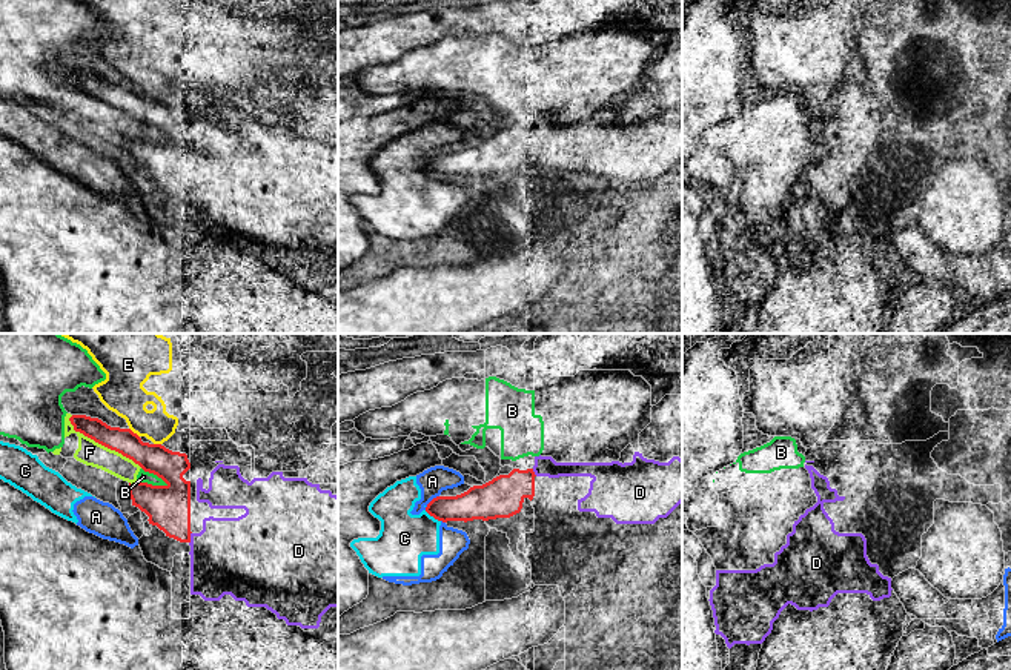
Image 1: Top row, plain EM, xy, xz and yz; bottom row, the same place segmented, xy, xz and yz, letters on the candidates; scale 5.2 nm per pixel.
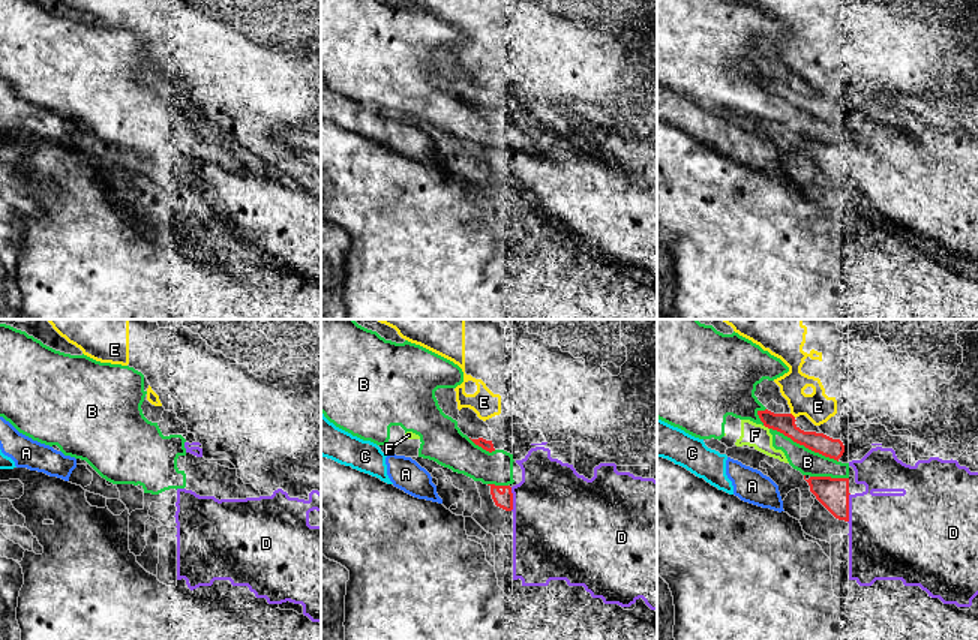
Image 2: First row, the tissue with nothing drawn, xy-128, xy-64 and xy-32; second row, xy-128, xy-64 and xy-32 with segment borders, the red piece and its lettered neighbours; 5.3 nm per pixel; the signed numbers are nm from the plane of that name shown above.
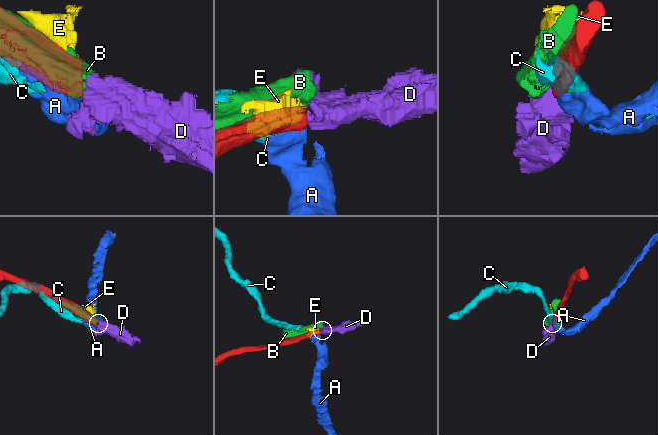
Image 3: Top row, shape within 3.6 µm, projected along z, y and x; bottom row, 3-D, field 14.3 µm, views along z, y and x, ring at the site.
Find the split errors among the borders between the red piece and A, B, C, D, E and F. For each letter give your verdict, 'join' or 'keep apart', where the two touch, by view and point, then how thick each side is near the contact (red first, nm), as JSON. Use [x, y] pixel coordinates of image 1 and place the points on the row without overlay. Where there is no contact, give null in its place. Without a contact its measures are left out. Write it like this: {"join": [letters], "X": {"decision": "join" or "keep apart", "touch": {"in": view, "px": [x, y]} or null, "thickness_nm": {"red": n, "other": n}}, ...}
{"join": ["D"], "A": {"decision": "keep apart", "touch": {"in": "xz", "px": [430, 157]}, "thickness_nm": {"red": 180, "other": 140}}, "B": {"decision": "keep apart", "touch": {"in": "xy", "px": [155, 129]}, "thickness_nm": {"red": 220, "other": 60}}, "C": {"decision": "keep apart", "touch": {"in": "xz", "px": [432, 171]}, "thickness_nm": {"red": 180, "other": 260}}, "D": {"decision": "join", "touch": {"in": "xy", "px": [189, 194]}, "thickness_nm": {"red": 220, "other": 400}}, "E": {"decision": "keep apart", "touch": {"in": "xy", "px": [132, 88]}, "thickness_nm": {"red": 160, "other": 220}}, "F": {"decision": "keep apart", "touch": {"in": "xy", "px": [103, 100]}, "thickness_nm": {"red": 140, "other": 130}}}

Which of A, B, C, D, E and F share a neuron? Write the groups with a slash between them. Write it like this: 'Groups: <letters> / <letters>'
Groups: A C / B F / D / E

